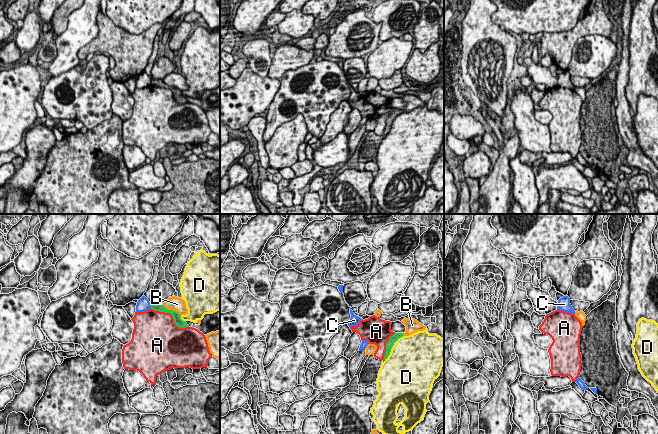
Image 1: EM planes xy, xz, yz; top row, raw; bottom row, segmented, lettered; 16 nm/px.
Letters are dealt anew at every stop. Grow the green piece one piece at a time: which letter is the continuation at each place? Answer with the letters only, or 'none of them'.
none of them

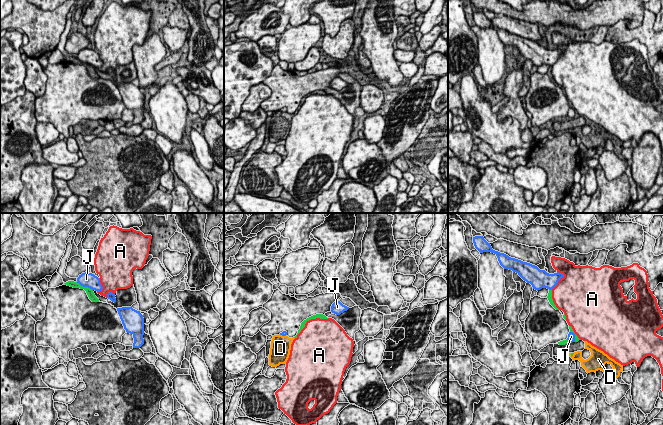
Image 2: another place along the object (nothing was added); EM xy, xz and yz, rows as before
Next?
D

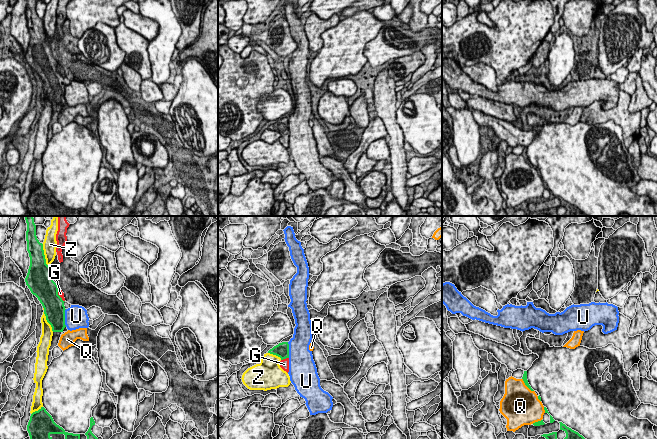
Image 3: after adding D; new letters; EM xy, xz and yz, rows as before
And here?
none of them

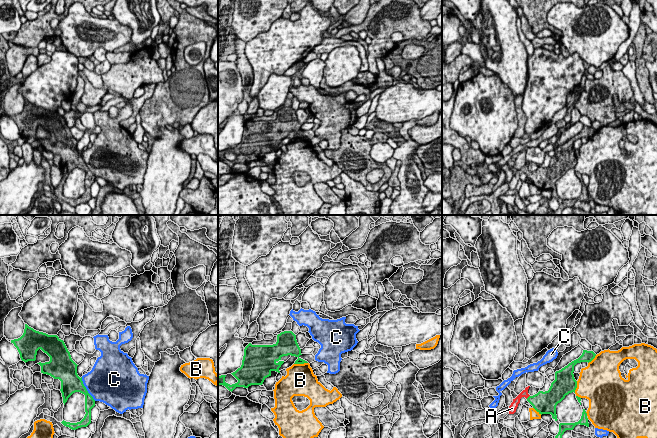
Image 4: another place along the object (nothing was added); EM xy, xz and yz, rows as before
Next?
A

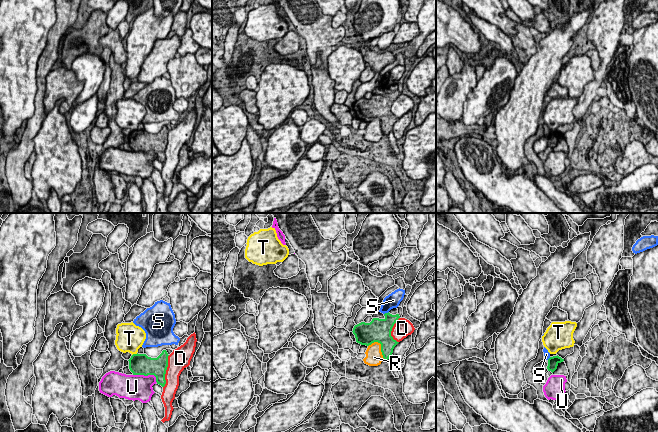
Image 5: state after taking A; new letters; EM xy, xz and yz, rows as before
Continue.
none of them

